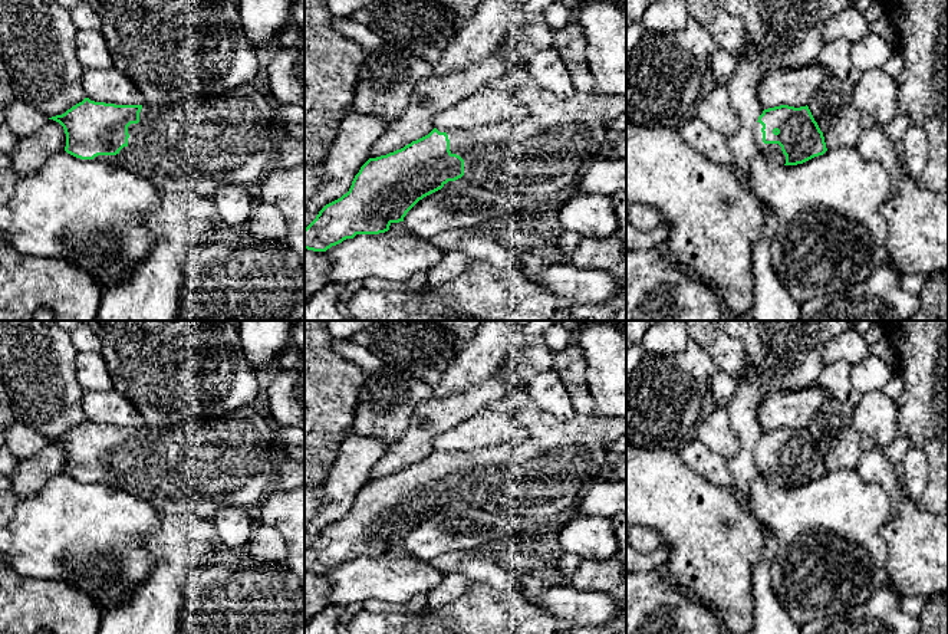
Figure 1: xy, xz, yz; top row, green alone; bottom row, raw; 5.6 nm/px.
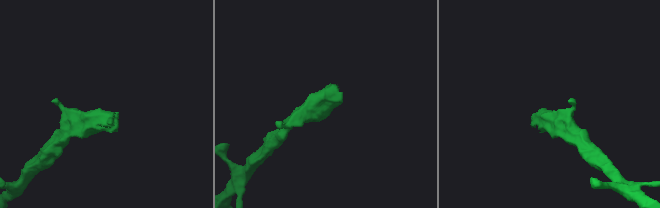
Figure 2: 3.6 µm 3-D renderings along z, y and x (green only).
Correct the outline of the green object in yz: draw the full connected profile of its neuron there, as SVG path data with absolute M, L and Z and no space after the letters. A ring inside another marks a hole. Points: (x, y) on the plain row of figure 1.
M807 427L764 431L754 459L760 476L780 487L803 486L827 473L823 454Z

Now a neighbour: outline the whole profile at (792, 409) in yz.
M820 385L799 391L770 392L760 401L760 426L763 431L780 427L806 428L829 397L829 392Z

